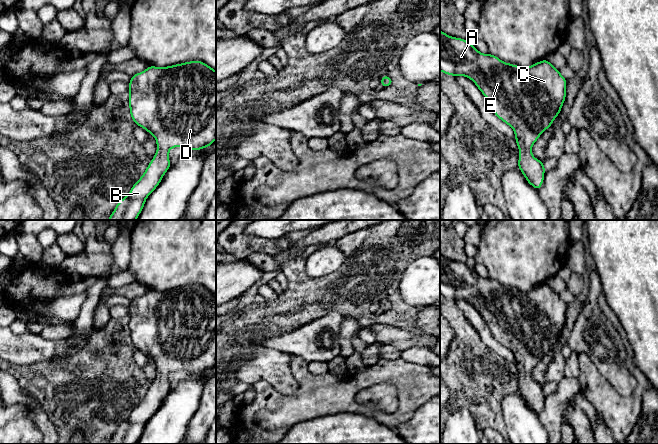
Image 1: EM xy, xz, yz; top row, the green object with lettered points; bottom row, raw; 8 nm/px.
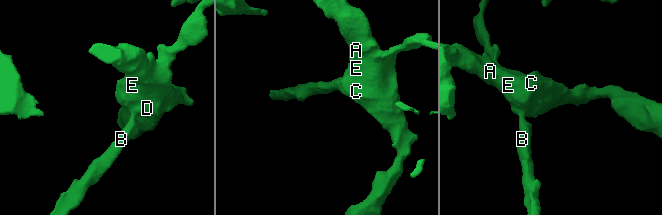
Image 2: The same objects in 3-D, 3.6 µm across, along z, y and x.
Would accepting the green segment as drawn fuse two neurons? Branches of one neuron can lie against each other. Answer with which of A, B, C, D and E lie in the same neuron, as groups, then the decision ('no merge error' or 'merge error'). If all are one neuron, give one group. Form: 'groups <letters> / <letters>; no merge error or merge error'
groups A B C D E; no merge error

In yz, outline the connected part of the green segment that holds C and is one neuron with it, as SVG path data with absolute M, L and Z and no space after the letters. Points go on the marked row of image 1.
M440 30L440 71L454 77L466 76L476 84L477 88L489 101L494 114L514 130L520 153L518 168L525 176L527 182L536 190L539 190L544 181L545 167L542 161L533 156L531 149L539 136L552 126L554 119L559 115L564 104L567 80L560 74L559 70L546 59L526 68L503 62L493 54L480 53L466 39L451 37Z

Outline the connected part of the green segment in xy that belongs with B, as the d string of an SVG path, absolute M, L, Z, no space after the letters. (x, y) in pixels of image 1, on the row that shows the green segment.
M190 61L168 67L150 65L144 71L131 76L129 82L129 108L135 125L152 134L157 142L157 151L141 178L130 189L129 194L116 205L108 220L136 220L147 197L157 188L170 168L169 150L174 147L202 150L216 140L216 71L202 61Z

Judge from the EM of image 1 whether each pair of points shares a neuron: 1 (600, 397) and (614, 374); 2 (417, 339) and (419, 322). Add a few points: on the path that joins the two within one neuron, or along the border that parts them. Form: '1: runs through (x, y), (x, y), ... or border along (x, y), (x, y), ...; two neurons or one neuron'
1: border along (594, 363), (597, 370), (622, 395), (629, 394); two neurons
2: border along (412, 330), (429, 334); two neurons

